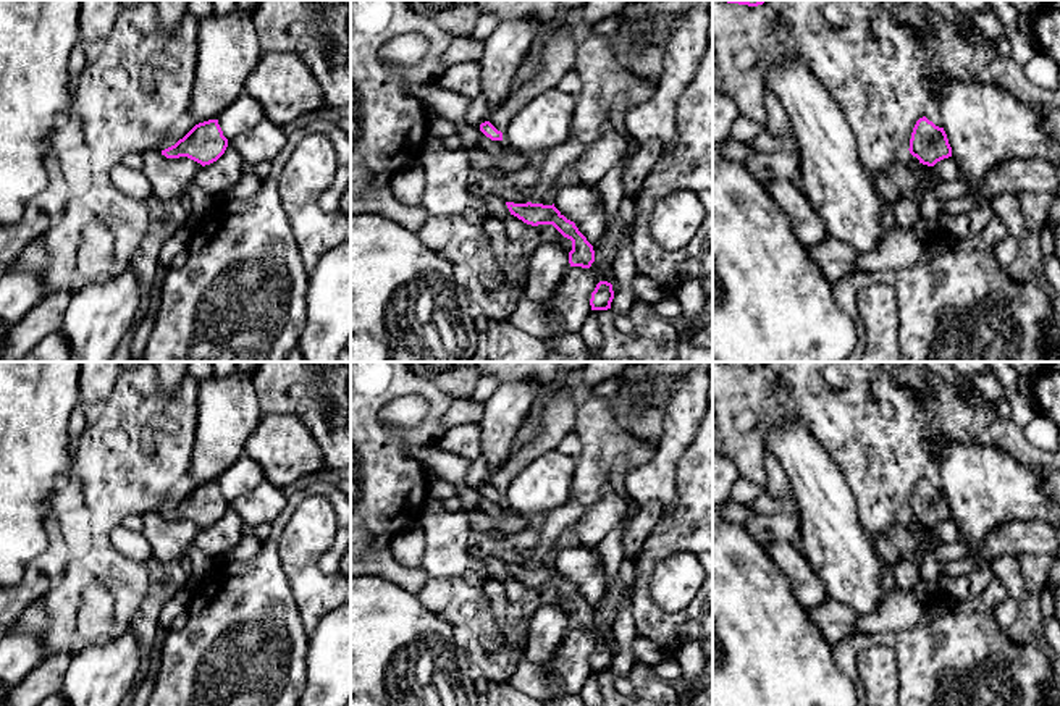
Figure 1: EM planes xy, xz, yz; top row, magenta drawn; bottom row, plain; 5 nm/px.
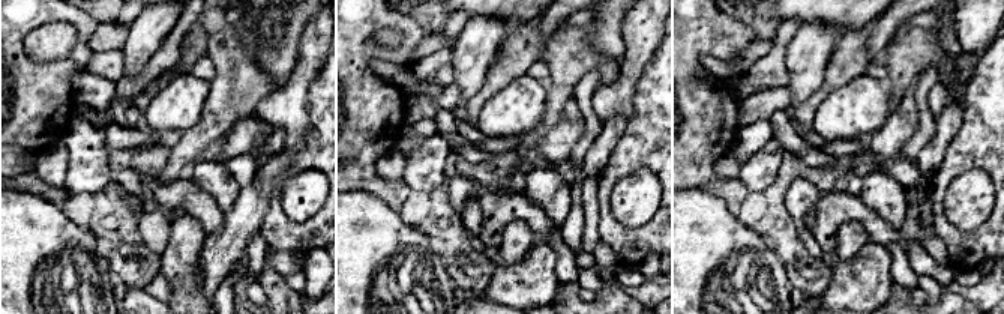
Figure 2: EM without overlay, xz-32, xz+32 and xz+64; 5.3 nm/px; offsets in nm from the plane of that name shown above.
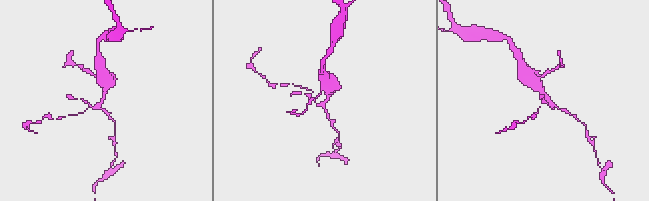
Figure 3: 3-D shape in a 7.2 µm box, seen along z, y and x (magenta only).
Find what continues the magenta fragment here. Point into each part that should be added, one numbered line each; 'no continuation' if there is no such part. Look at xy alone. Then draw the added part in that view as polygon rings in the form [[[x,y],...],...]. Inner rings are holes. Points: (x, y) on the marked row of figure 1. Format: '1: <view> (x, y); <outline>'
no continuation

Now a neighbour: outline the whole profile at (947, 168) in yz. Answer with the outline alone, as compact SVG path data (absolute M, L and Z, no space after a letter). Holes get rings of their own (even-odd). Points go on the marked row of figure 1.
M953 157L937 162L932 168L939 174L942 183L958 181L960 178L960 168Z

